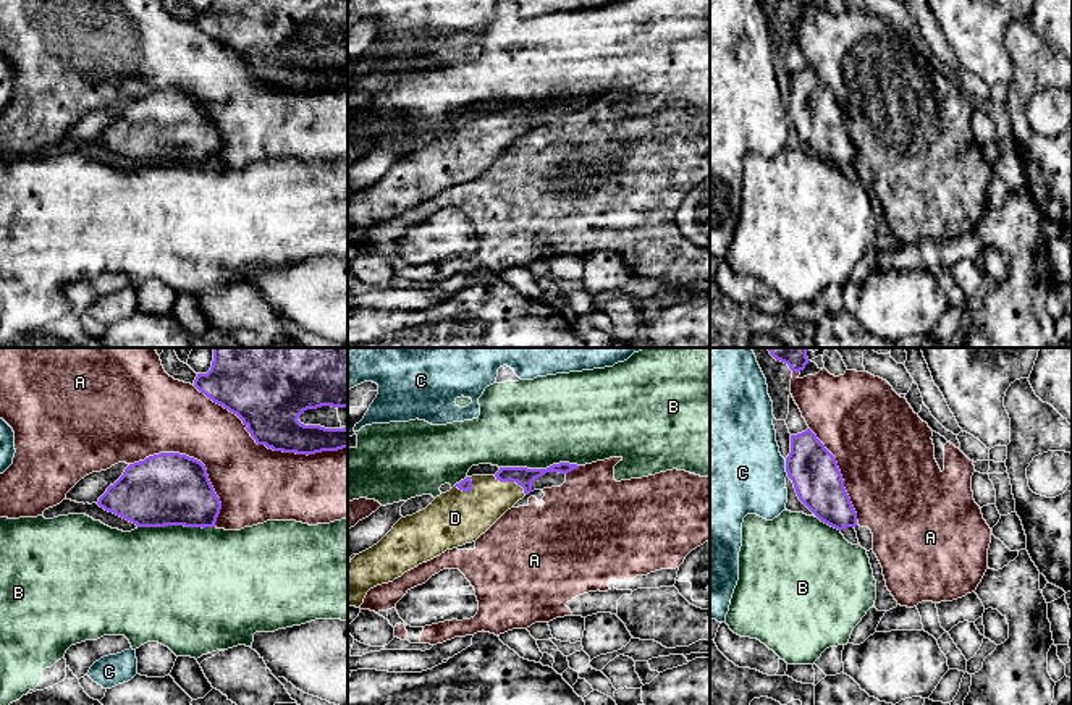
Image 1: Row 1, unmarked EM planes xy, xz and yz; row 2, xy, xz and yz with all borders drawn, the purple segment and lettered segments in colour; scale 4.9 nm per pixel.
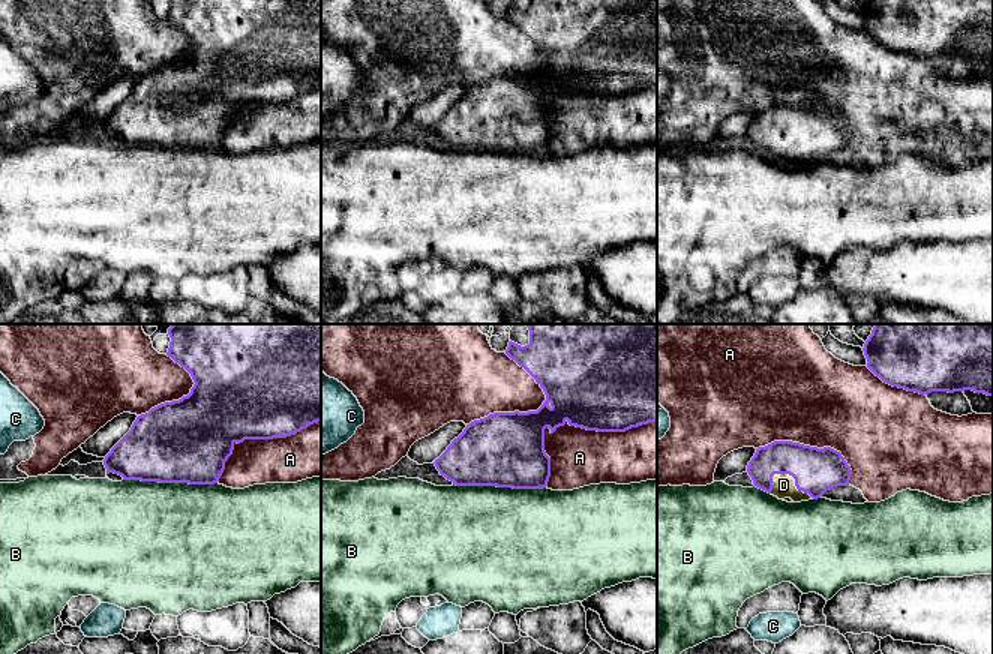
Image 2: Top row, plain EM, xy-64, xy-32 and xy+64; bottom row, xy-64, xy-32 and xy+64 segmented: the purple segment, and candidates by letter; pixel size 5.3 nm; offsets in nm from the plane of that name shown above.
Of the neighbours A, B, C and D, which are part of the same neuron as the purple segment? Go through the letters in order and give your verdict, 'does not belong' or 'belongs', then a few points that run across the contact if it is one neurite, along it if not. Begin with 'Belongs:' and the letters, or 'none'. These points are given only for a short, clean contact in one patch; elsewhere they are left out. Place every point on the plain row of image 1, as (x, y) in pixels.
Belongs: D
A: does not belong
B: does not belong
C: does not belong
D: belongs | xz (523, 113), (511, 118), (472, 151)

